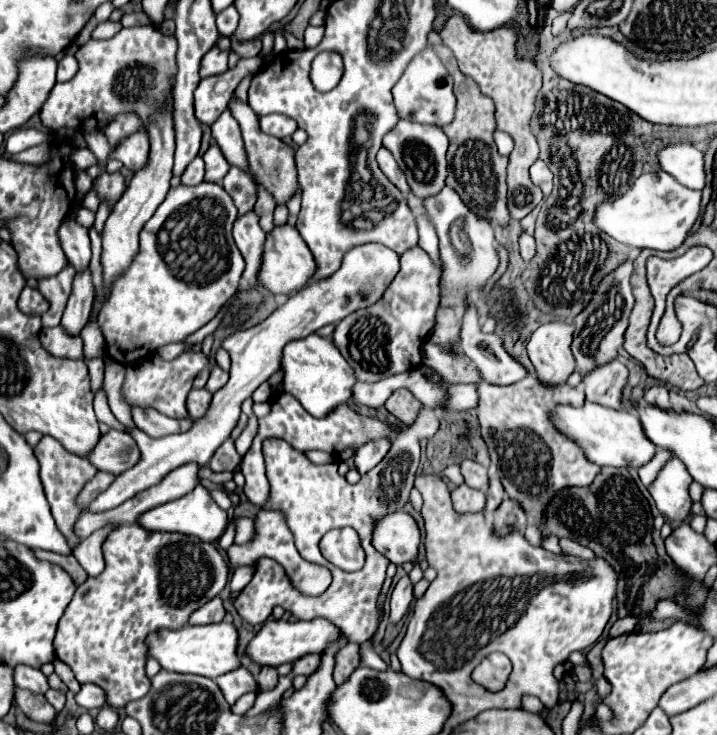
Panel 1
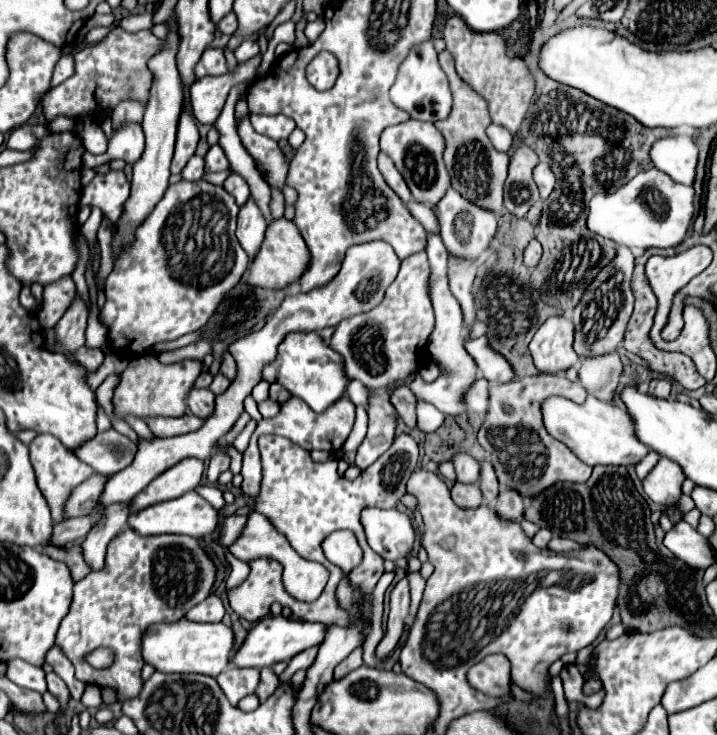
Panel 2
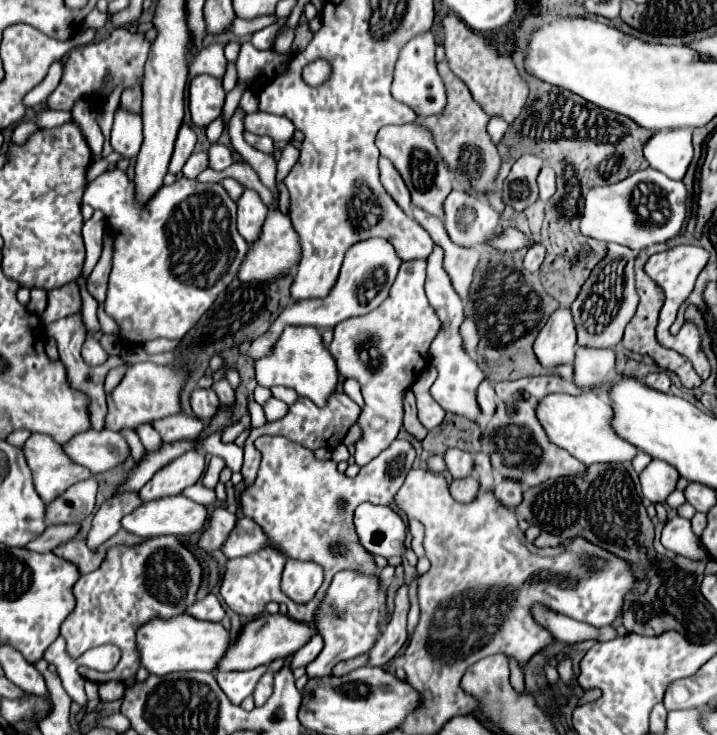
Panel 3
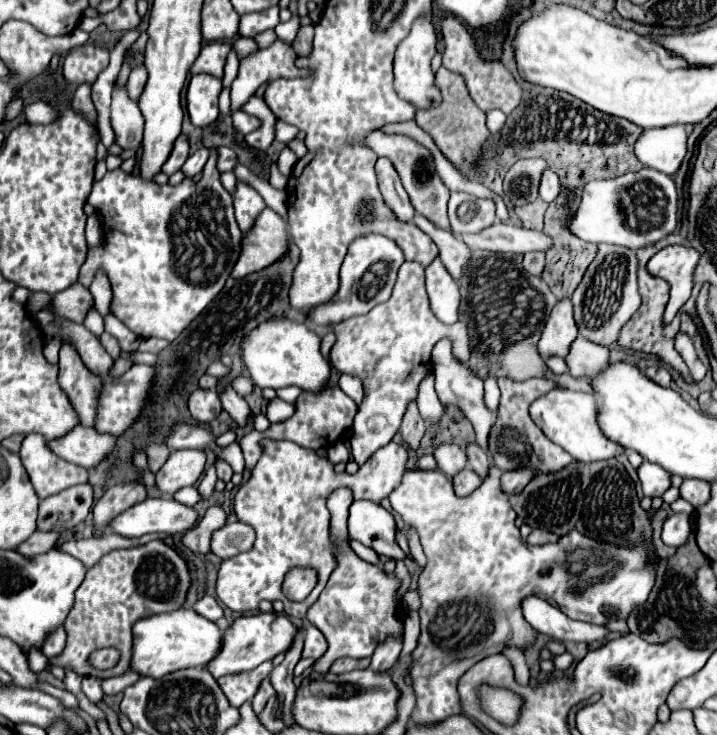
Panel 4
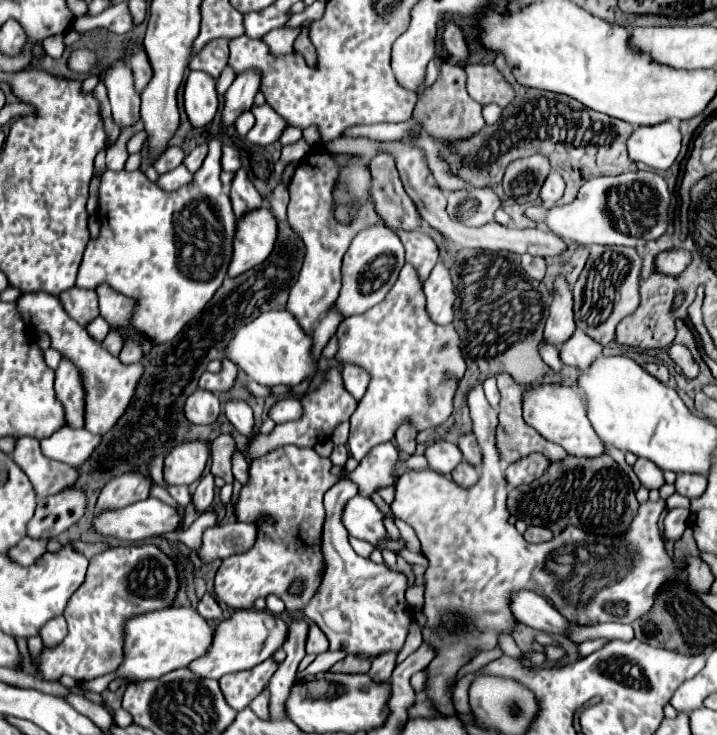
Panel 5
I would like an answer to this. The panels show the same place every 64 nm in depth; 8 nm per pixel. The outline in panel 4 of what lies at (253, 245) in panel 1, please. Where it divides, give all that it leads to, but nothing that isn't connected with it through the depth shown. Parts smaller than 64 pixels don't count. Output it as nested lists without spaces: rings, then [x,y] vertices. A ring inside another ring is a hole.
[[[238,182],[236,184],[236,192],[234,196],[234,210],[236,210],[236,220],[242,232],[248,230],[248,226],[252,224],[256,212],[262,212],[266,208],[262,196],[246,182]]]

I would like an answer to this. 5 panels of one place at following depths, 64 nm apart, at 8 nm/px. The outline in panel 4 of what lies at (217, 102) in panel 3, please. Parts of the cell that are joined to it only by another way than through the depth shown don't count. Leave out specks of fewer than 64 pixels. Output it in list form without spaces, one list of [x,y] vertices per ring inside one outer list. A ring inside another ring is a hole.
[[[194,74],[188,82],[186,90],[186,110],[194,126],[204,128],[212,124],[220,110],[218,110],[218,94],[222,84],[218,78],[208,74]]]

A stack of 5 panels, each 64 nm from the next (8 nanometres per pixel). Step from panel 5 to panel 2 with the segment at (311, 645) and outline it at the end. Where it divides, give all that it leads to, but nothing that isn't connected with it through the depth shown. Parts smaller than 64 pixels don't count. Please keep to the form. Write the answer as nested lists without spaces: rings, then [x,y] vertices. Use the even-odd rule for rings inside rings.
[[[312,646],[312,648],[306,648],[304,652],[296,654],[296,656],[288,662],[288,666],[286,666],[286,670],[282,672],[282,676],[278,677],[280,684],[291,682],[292,674],[294,674],[296,670],[306,670],[306,668],[310,668],[312,662],[314,662],[314,658],[316,658],[316,652],[318,652],[318,646]]]

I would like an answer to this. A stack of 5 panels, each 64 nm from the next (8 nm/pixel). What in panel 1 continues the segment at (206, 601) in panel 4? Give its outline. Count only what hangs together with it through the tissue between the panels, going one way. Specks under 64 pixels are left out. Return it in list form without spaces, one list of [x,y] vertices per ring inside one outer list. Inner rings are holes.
[[[216,596],[210,602],[204,604],[204,608],[198,608],[190,614],[188,624],[212,624],[212,622],[222,622],[224,618],[224,606],[222,600]]]

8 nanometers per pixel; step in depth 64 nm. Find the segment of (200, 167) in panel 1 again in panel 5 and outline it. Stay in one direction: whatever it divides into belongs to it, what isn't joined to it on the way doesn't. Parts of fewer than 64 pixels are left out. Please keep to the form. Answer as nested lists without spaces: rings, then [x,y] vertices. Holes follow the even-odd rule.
[[[200,144],[200,146],[196,146],[188,156],[186,156],[186,160],[184,160],[184,166],[194,174],[198,168],[200,168],[200,164],[204,162],[204,158],[206,158],[206,154],[208,154],[208,146],[206,144]]]

